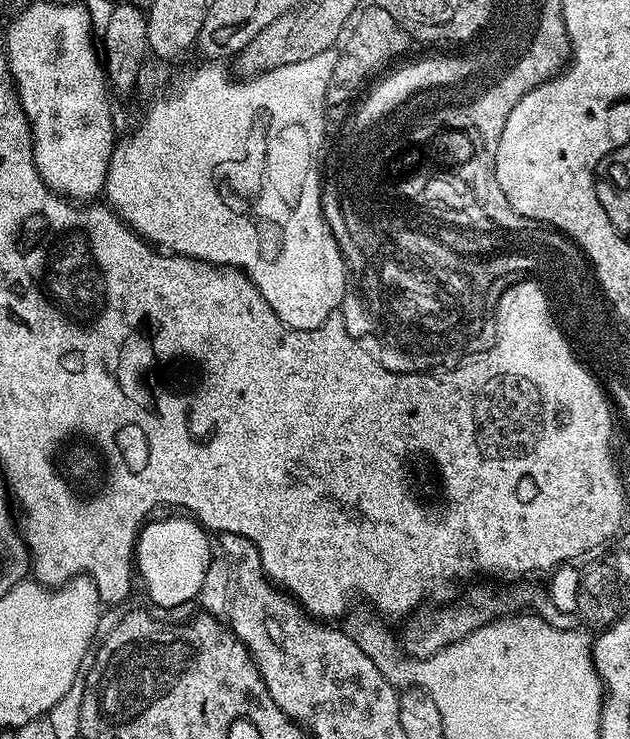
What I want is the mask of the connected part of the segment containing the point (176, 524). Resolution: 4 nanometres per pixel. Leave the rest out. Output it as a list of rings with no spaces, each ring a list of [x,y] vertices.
[[[181,517],[145,523],[136,542],[134,564],[139,579],[141,576],[149,598],[162,608],[174,608],[192,602],[201,589],[213,557],[207,531],[195,519]]]

